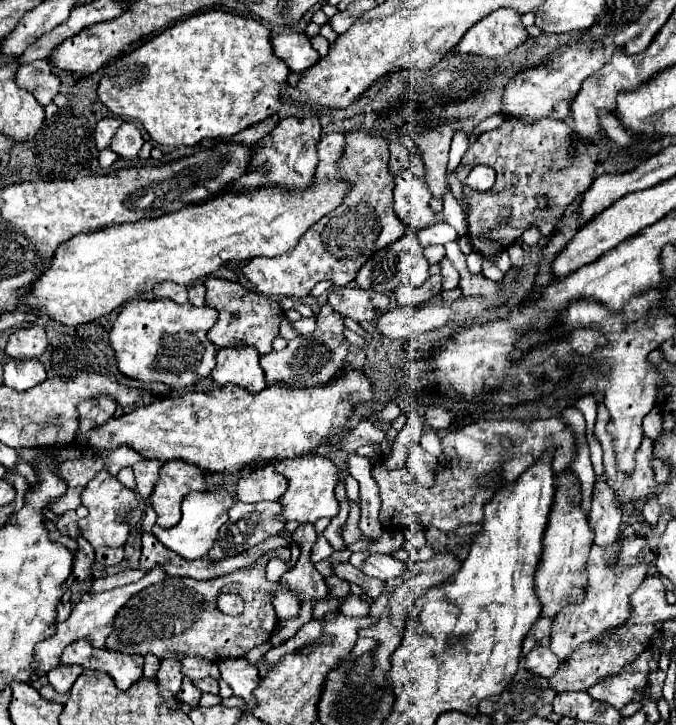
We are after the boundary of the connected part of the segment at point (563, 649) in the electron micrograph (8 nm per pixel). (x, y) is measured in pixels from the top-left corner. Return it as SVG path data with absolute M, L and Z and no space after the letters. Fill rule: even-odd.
M593 546L589 560L587 560L587 574L589 574L589 584L587 592L581 604L577 606L565 606L561 614L553 620L553 632L551 632L551 650L559 658L561 664L569 662L573 652L587 642L597 642L603 636L611 634L611 630L617 630L629 620L631 614L631 602L629 596L637 590L637 586L643 582L647 566L635 566L629 570L623 570L621 574L615 574L613 564L605 564L603 560L603 550L601 546Z

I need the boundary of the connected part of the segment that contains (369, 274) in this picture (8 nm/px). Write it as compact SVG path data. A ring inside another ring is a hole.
M407 232L403 234L397 242L393 242L391 246L377 250L357 272L355 276L355 284L363 290L375 290L375 292L393 292L397 286L421 286L425 280L429 278L429 262L423 256L423 248L415 238L415 232Z

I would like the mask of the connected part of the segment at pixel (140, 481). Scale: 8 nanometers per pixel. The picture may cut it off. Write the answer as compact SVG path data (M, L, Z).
M141 460L137 464L131 466L133 468L133 474L135 474L135 482L137 482L137 492L141 494L141 498L145 502L149 502L149 496L159 480L159 468L161 468L161 462L157 460Z

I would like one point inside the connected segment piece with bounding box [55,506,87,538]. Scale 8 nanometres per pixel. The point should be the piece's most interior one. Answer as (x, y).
(66, 523)

